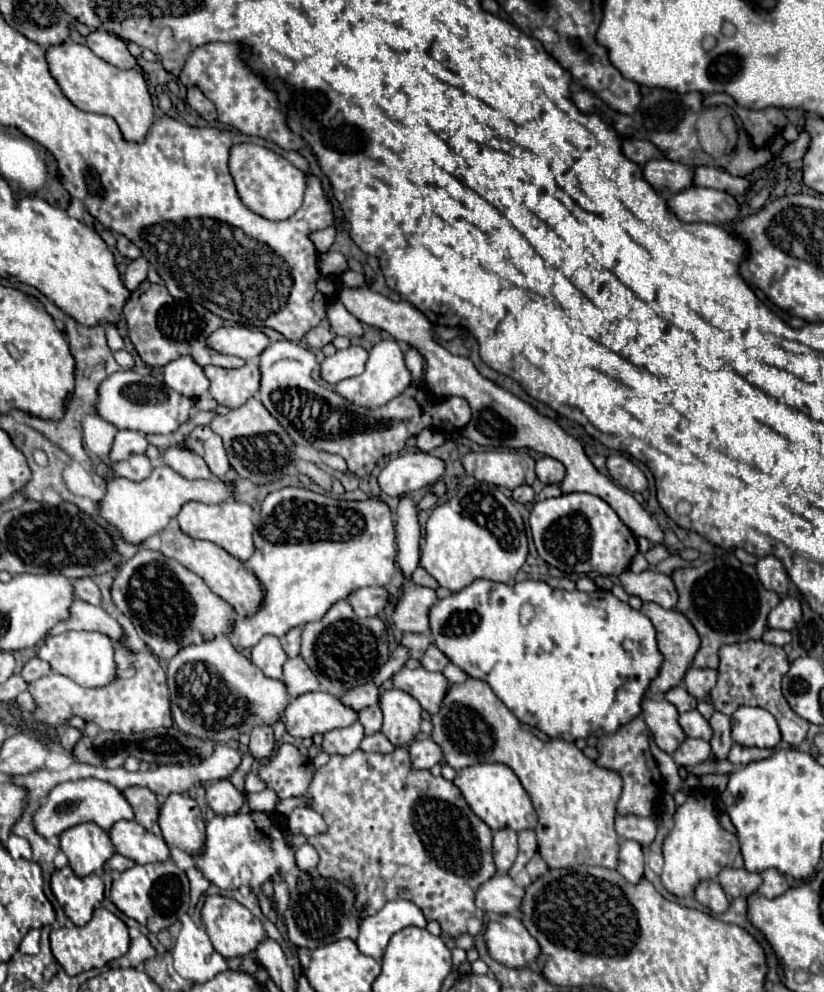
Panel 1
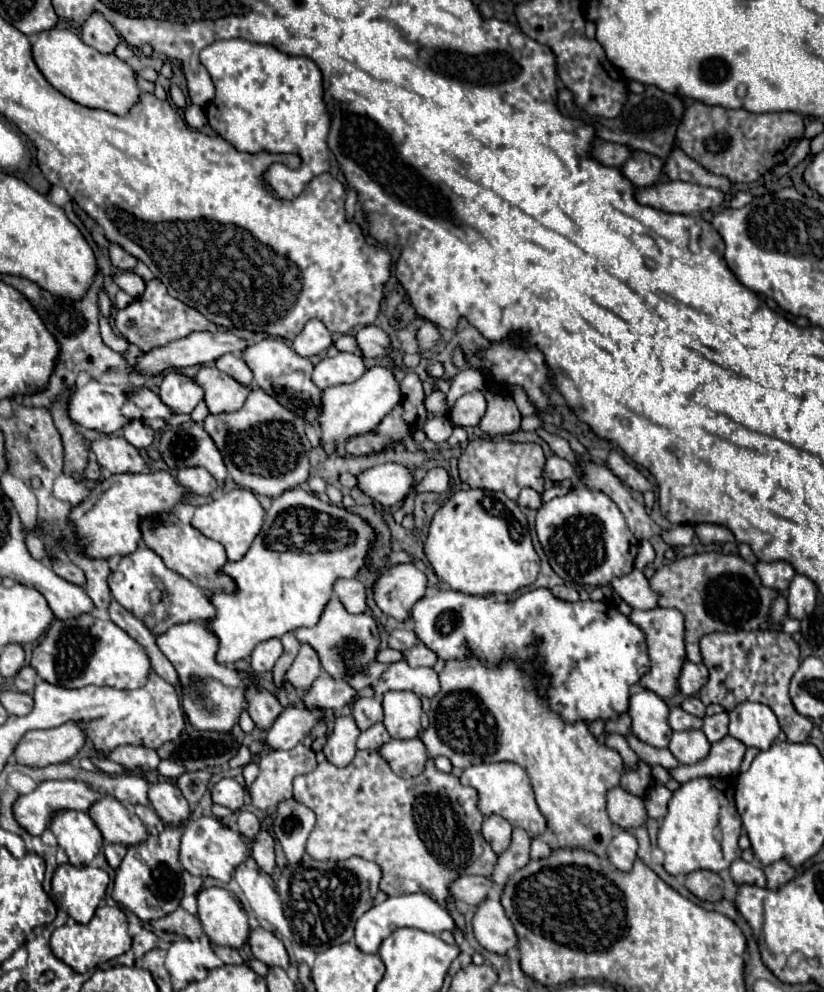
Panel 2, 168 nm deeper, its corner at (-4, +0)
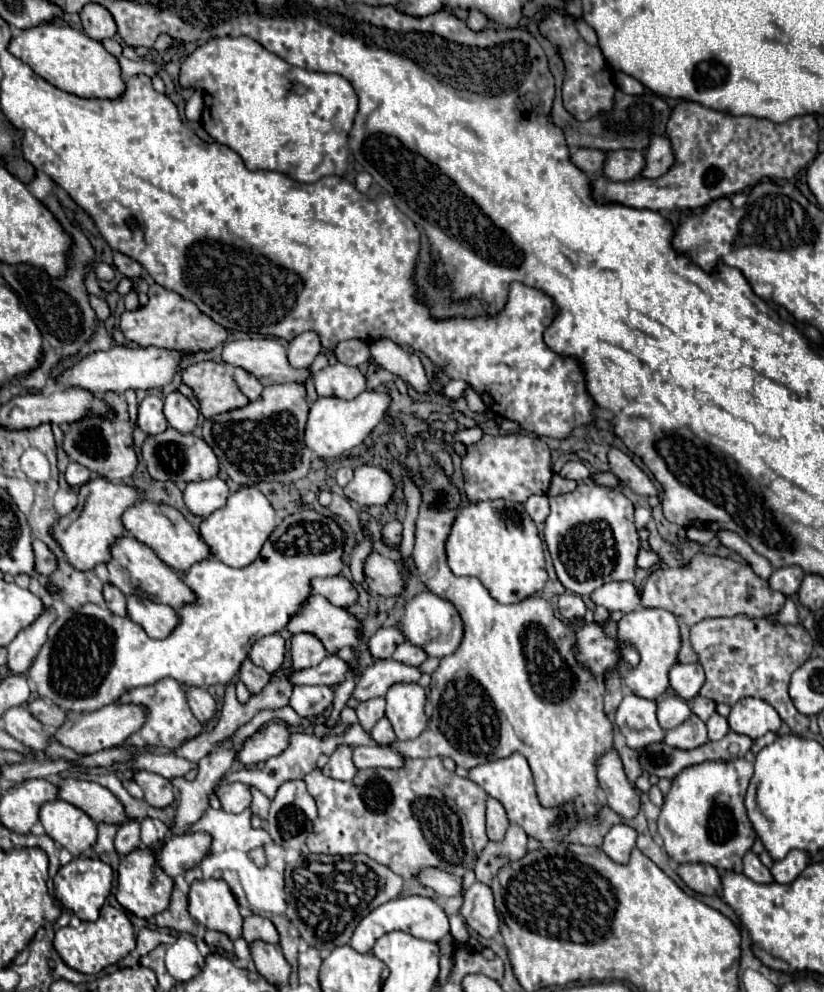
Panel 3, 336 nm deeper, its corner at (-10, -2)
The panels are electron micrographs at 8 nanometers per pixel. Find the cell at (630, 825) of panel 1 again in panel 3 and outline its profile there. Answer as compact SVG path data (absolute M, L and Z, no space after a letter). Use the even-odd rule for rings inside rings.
M610 750L598 760L598 782L600 782L600 788L606 792L606 804L618 816L630 820L640 812L642 808L640 794L628 782L616 750Z

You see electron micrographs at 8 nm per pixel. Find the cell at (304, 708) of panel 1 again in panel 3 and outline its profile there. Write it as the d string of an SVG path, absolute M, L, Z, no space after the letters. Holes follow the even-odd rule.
M272 722L262 726L254 736L246 740L238 758L244 766L258 764L278 756L278 752L284 752L286 744L290 744L290 728L284 722Z

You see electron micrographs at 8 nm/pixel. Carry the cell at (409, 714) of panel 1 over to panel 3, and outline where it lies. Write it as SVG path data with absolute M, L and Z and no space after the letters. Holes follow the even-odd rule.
M394 684L386 694L386 718L390 718L390 724L394 728L394 734L398 740L414 740L422 734L422 730L428 724L428 718L424 714L426 704L426 692L418 684Z

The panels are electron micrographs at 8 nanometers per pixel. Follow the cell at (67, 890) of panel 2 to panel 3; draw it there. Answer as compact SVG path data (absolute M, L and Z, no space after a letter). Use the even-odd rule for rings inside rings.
M74 858L66 866L60 866L58 874L54 876L54 896L60 900L60 904L74 912L80 920L94 922L98 920L100 908L104 900L110 894L112 888L112 868L104 864L102 860L90 860L90 858Z

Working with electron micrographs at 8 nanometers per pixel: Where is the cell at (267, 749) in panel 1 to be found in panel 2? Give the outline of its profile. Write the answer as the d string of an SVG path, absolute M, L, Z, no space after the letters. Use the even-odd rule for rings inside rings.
M250 684L244 690L244 698L248 702L248 712L250 718L254 720L254 724L260 730L266 730L268 726L272 726L272 722L278 718L278 714L282 712L280 702L262 686L258 684Z

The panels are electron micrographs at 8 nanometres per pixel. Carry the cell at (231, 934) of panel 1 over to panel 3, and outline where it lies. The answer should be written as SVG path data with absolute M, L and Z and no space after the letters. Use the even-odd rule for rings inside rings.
M198 880L190 886L192 918L196 918L206 930L226 934L230 940L242 936L244 918L240 916L238 902L224 880Z

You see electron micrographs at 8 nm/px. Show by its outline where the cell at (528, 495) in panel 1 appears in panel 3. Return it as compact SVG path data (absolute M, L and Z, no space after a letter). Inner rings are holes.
M534 494L534 496L530 496L524 506L526 506L526 512L530 514L530 518L538 526L542 526L544 520L546 520L546 516L550 514L550 506L548 506L548 496L546 494L540 494L540 496Z

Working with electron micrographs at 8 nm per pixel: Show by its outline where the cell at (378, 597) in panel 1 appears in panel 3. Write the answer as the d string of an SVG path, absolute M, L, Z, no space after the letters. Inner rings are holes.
M344 576L314 578L312 588L314 588L314 594L326 596L334 606L340 606L340 608L350 608L358 602L358 592L354 584Z

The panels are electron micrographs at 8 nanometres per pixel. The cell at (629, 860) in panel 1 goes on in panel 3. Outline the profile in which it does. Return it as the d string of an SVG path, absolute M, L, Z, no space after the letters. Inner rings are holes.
M616 824L612 830L604 836L602 850L618 864L628 864L630 852L636 846L636 830L632 830L626 824Z

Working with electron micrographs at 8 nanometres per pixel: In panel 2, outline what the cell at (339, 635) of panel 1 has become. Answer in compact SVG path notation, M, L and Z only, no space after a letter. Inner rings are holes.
M332 596L328 600L328 604L324 606L318 624L312 626L312 628L294 630L294 636L300 642L310 644L318 652L322 668L324 668L326 674L330 674L334 680L342 680L348 674L364 672L366 666L376 660L376 650L378 650L378 644L380 644L376 630L378 628L376 628L376 622L374 622L372 616L350 614L348 610L344 610L342 602L336 596Z

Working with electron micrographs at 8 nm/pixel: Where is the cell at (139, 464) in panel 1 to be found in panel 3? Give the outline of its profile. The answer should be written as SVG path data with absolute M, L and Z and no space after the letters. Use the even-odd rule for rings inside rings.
M106 392L104 400L114 408L116 418L108 422L96 416L88 416L80 422L70 424L64 432L64 450L70 456L70 460L90 468L92 472L98 472L102 478L110 482L120 482L134 474L138 466L138 458L134 452L134 444L132 444L132 428L130 428L130 420L126 412L126 402L114 392Z

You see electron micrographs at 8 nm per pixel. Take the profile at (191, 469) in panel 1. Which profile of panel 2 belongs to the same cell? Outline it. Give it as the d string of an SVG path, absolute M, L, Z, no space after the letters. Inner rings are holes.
M184 468L178 472L178 482L196 496L212 496L218 488L218 482L204 468Z

